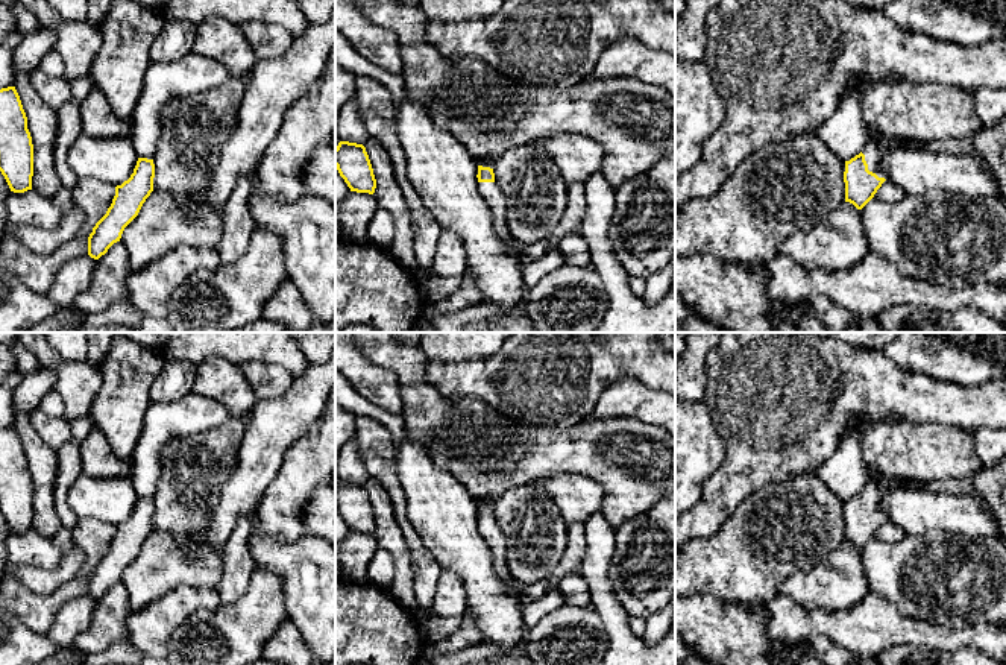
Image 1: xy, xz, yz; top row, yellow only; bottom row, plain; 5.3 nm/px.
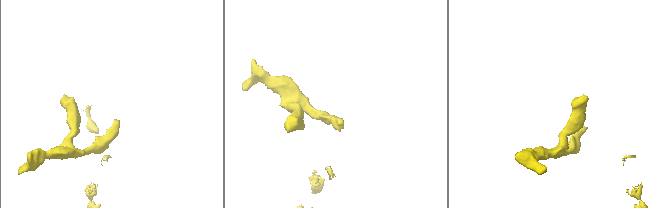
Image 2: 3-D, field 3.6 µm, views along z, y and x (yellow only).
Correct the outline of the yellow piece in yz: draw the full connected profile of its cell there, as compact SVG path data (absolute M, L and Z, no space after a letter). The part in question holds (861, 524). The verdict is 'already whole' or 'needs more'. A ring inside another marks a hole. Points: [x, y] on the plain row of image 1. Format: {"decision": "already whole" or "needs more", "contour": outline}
{"decision": "needs more", "contour": "M901 480L898 484L866 483L859 495L845 501L845 542L862 550L886 521L880 500L888 490L918 489L916 480Z"}

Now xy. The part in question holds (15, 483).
{"decision": "already whole", "contour": "M15 427L0 430L0 512L11 531L32 530L33 484Z"}

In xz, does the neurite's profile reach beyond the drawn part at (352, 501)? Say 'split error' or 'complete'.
complete

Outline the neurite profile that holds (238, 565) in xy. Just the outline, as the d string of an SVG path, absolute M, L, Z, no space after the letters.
M240 518L223 547L223 574L217 585L222 604L240 600L249 588L250 575L256 569L249 539L253 531L253 519Z

